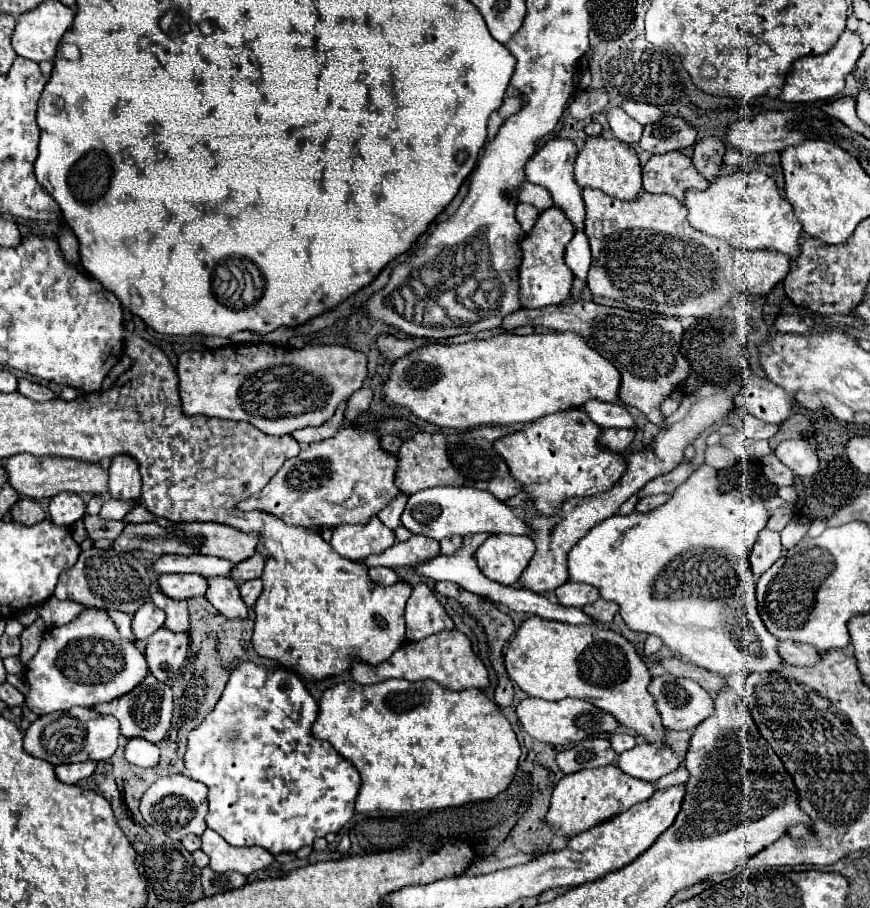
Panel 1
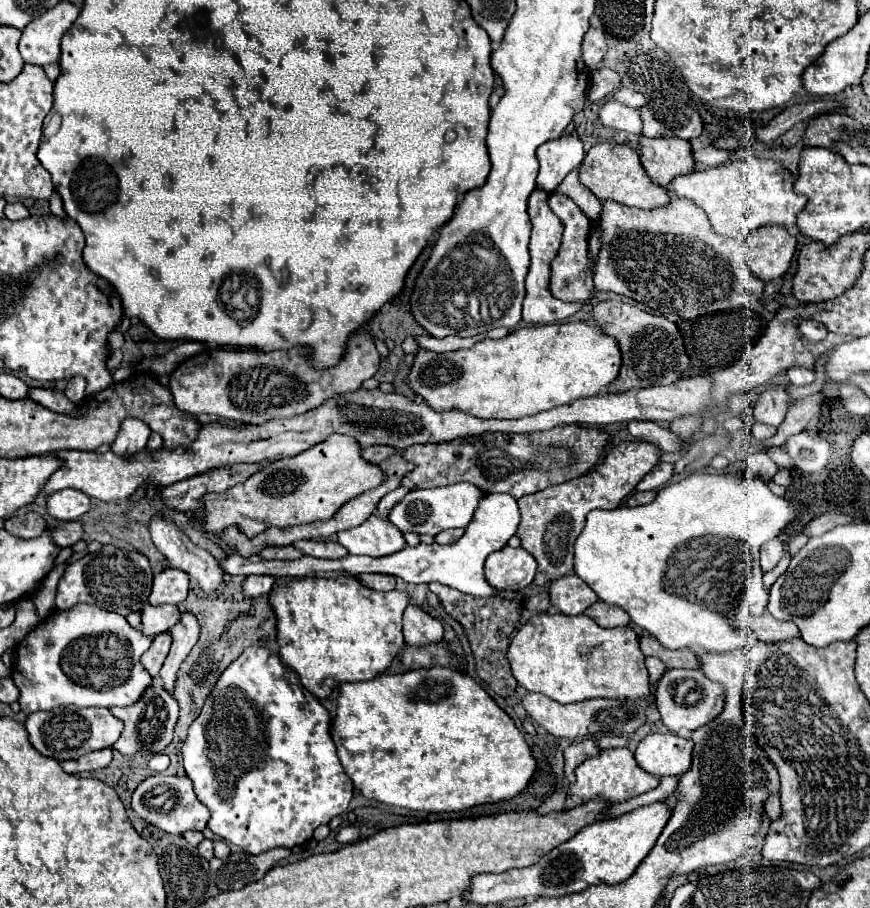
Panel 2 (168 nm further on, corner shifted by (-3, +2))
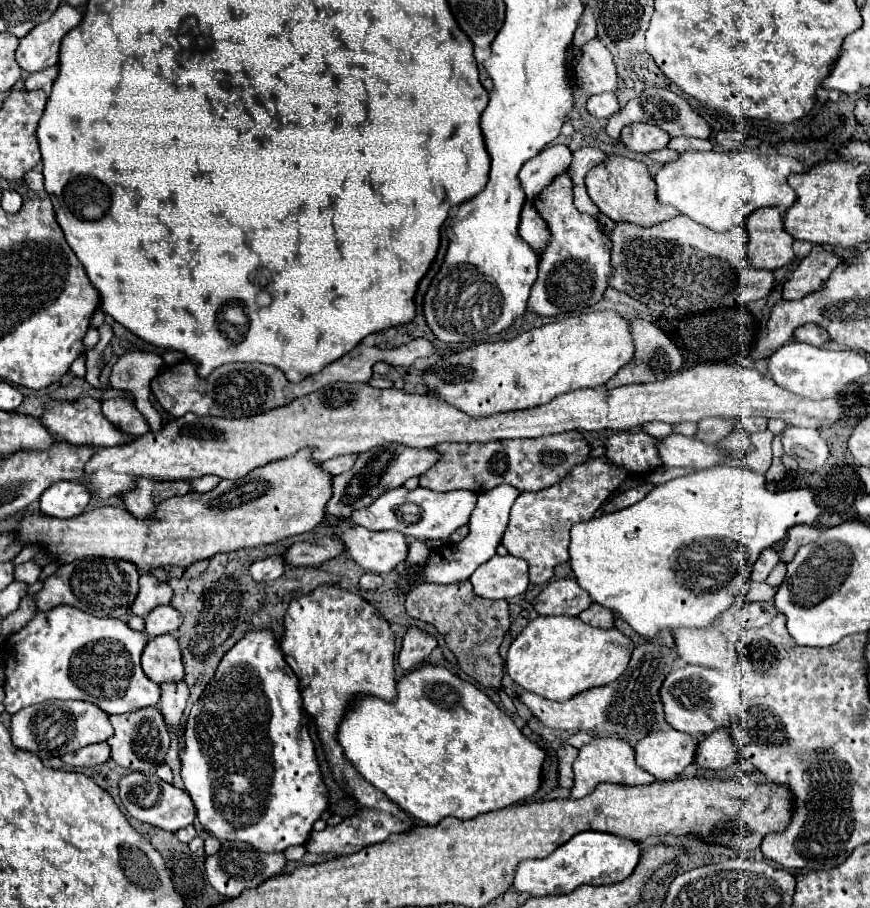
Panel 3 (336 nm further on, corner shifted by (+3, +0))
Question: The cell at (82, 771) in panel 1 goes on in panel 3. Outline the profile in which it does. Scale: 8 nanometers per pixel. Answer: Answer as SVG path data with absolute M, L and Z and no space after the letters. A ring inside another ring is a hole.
M106 742L90 744L82 750L70 752L62 756L62 762L68 766L98 766L104 764L110 758L110 746Z

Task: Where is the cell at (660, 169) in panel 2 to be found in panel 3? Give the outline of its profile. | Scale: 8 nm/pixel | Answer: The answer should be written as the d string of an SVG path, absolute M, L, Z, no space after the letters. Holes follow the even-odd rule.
M642 122L634 126L624 126L620 140L634 152L652 152L666 148L670 136L664 130L658 130L658 126L646 126Z

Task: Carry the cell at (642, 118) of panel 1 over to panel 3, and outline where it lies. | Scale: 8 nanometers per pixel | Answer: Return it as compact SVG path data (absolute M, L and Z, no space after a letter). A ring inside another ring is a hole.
M598 38L590 40L582 48L582 58L576 66L576 84L588 94L602 94L602 92L616 92L618 90L616 80L618 78L612 54Z

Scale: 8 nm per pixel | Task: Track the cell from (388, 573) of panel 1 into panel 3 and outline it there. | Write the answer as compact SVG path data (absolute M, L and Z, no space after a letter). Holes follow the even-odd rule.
M370 572L368 574L362 574L358 586L362 590L378 590L382 586L382 576L380 574L370 574Z

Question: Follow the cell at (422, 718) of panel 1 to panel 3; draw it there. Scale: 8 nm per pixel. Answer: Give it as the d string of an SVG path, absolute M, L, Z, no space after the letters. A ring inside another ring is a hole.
M422 664L398 680L398 700L382 702L380 698L366 696L352 704L338 730L338 742L344 748L344 756L368 780L382 790L392 802L402 806L410 816L424 824L436 826L442 818L474 818L484 812L512 806L536 794L540 788L544 750L528 740L490 696L486 696L474 684L458 678L442 666Z

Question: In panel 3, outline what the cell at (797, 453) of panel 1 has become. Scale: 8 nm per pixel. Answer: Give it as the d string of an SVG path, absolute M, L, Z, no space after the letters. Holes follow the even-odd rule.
M786 428L782 434L782 446L802 470L818 470L828 458L828 446L814 428Z

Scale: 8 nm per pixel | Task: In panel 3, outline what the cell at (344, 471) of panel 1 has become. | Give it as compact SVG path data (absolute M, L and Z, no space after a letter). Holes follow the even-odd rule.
M310 450L260 466L238 482L222 480L210 492L188 492L160 502L146 520L134 518L124 508L102 506L82 512L72 520L58 520L42 512L26 512L14 534L22 546L38 546L58 564L78 558L112 558L134 562L140 570L180 566L220 552L234 552L310 532L324 520L326 502L332 498L332 476L310 458Z

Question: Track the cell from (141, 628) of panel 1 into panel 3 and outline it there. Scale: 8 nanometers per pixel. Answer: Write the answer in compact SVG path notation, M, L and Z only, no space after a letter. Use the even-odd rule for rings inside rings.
M158 606L144 620L146 620L146 634L150 638L160 634L172 634L182 626L182 614L172 606Z

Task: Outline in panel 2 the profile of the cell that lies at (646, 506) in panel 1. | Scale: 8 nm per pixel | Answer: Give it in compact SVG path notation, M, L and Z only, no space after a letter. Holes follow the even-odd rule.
M650 490L647 492L634 492L632 496L628 496L628 500L626 500L626 504L628 506L640 506L640 504L648 504L648 502L652 502L654 498L656 498L656 490Z

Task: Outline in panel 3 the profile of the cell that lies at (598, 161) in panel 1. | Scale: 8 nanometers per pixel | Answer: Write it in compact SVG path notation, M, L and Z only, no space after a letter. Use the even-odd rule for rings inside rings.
M610 156L604 164L592 168L588 172L586 186L588 186L588 196L598 206L598 210L614 222L630 222L636 226L654 226L658 222L670 220L680 214L672 206L664 206L658 202L656 192L654 192L654 180L652 180L648 168L642 162L636 162L630 158Z

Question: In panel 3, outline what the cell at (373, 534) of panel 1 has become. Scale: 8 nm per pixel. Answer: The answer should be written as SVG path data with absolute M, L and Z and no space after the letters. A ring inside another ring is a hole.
M344 528L342 540L352 560L368 572L392 572L408 556L404 534L370 532L366 528Z

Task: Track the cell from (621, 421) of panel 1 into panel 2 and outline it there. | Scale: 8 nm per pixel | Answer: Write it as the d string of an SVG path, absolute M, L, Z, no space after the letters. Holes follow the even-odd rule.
M632 420L628 422L628 430L634 438L658 444L664 452L676 452L682 448L682 440L676 438L670 430L660 428L654 422L644 422L644 420Z

